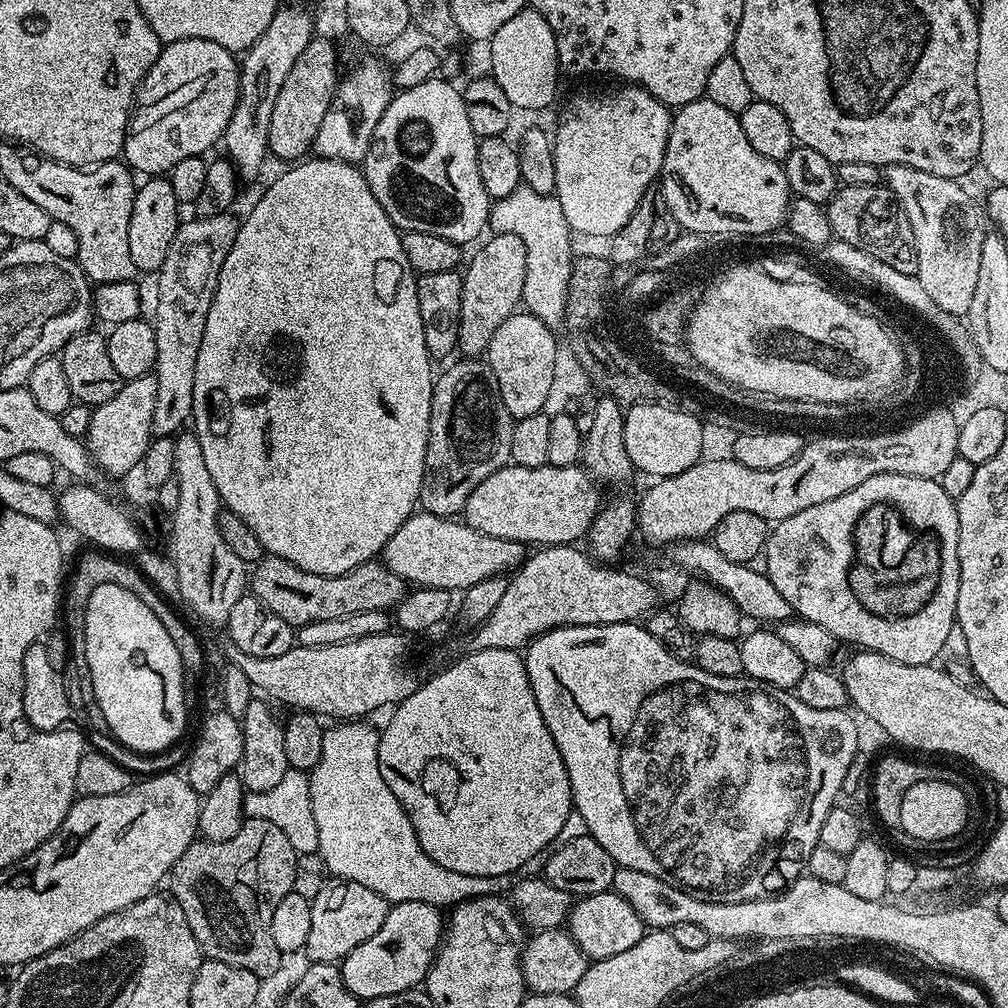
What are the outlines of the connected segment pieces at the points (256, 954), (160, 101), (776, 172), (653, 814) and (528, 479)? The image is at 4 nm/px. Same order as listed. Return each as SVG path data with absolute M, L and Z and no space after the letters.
M262 818L245 819L244 824L238 830L238 834L234 834L234 838L226 838L226 842L214 842L203 838L197 838L192 841L192 844L186 850L186 854L182 854L182 858L178 858L178 862L170 873L170 884L172 880L170 896L178 906L182 906L182 914L186 914L186 922L198 942L201 953L207 959L226 962L230 966L238 966L242 970L250 970L250 974L261 978L272 976L279 970L282 953L280 953L278 946L274 942L274 934L270 930L270 926L274 923L274 909L278 906L278 902L282 902L282 898L286 898L286 894L292 891L297 859L298 853L294 846L290 844L290 839L286 838L286 835L283 834L278 826L274 826L274 823L264 821Z
M182 38L165 43L160 49L154 66L140 82L134 97L134 107L128 117L128 134L124 138L123 163L133 173L168 174L182 158L204 156L224 138L226 126L230 126L230 114L238 102L240 89L240 64L226 46L210 42L206 38Z
M706 98L675 109L664 155L662 191L673 221L685 232L753 238L779 229L788 218L790 193L783 163L762 158L746 142L739 115Z
M636 622L631 624L599 624L598 626L555 628L549 632L544 632L541 636L535 637L527 645L523 657L524 665L530 678L530 686L534 690L534 698L538 702L538 710L542 710L542 718L558 746L558 754L562 754L562 762L566 766L566 774L570 778L573 809L578 814L582 814L582 818L586 821L586 826L588 827L588 835L596 839L598 846L602 846L602 850L606 850L606 854L610 854L610 858L614 858L616 865L621 868L629 868L630 870L642 870L642 874L650 874L654 878L662 878L662 882L666 882L675 888L680 888L686 894L690 894L699 900L705 900L706 902L730 902L731 904L769 899L783 892L795 880L805 875L808 859L810 858L810 850L814 850L820 842L822 822L826 822L826 814L830 814L830 810L837 807L838 800L836 800L836 795L841 795L844 779L846 778L846 770L850 770L850 762L854 762L854 758L861 751L860 732L856 729L855 722L847 716L849 713L845 709L814 710L814 706L806 706L806 702L798 699L795 691L787 688L775 688L766 682L752 680L746 675L722 678L718 674L710 674L706 670L702 670L699 663L674 658L671 650L665 648L660 641L654 639L649 634L647 627L641 626Z
M509 463L484 482L478 482L463 515L474 530L494 538L506 538L525 546L575 545L587 537L588 528L600 512L599 490L597 481L576 464L563 468L546 463L540 468L527 468Z

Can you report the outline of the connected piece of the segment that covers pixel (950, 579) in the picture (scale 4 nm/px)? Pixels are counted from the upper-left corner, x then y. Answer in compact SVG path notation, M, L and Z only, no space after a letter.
M893 472L874 474L866 478L866 482L854 486L854 490L838 498L830 498L830 502L818 502L818 506L810 506L810 510L802 510L802 514L779 521L769 531L768 546L762 554L766 558L770 582L774 582L778 594L790 602L793 613L799 619L822 626L822 630L830 630L837 641L844 643L845 640L848 644L856 644L852 646L857 649L877 652L903 664L932 664L935 656L945 651L947 634L952 624L956 623L958 602L958 510L956 501L948 497L946 490L942 490L939 479L927 480Z

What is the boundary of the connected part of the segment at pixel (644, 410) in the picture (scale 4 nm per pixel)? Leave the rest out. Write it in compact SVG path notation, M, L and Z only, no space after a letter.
M659 403L633 404L624 414L624 433L626 434L626 454L630 454L630 462L637 473L645 472L648 478L677 476L682 470L690 470L690 466L699 464L702 459L700 451L704 448L704 428L700 425L699 415L682 414L675 410L665 410Z

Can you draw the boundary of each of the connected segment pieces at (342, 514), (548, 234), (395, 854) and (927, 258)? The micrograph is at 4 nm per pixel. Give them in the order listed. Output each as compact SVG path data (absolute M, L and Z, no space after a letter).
M308 158L285 168L288 169L261 194L260 201L249 210L248 217L240 220L240 229L234 238L234 246L230 246L230 254L226 254L226 262L222 262L222 270L218 274L218 286L214 290L214 302L206 314L206 330L202 334L202 346L198 346L198 366L194 374L194 402L190 420L193 425L196 423L194 431L198 442L202 442L202 455L206 458L210 478L214 478L214 486L220 495L221 505L227 511L238 514L238 518L242 518L242 522L246 522L246 526L250 526L250 530L258 534L258 542L262 542L265 553L269 556L286 558L286 562L294 562L294 566L302 570L310 570L310 574L337 576L346 574L346 570L354 570L354 566L365 564L368 560L377 559L383 553L386 542L392 537L394 530L398 530L398 526L402 526L402 522L406 522L417 511L430 430L434 360L426 350L426 334L422 334L422 314L418 310L417 273L413 272L410 262L406 262L406 254L402 250L400 241L401 233L386 214L386 210L382 210L378 198L374 198L363 171L357 165L347 164L345 160L323 158Z
M521 186L514 194L506 194L506 198L489 207L488 228L493 233L518 234L518 238L522 238L522 246L526 246L523 307L546 327L559 329L565 323L564 311L574 261L574 236L566 222L566 214L562 214L560 201L555 195L538 194L538 190Z
M336 722L331 726L324 729L322 758L318 758L308 777L314 823L318 828L318 854L324 859L329 873L341 880L358 882L358 886L374 890L374 894L392 904L426 902L444 910L474 896L489 895L490 888L484 885L487 884L485 877L446 870L446 866L438 866L438 862L422 850L402 802L394 798L394 790L386 786L386 778L382 778L382 770L378 770L379 731L375 727L372 729L368 722Z
M889 164L883 169L883 179L900 199L906 210L906 218L910 218L910 230L914 230L914 246L918 250L918 270L916 277L921 280L922 287L930 297L952 315L967 317L970 302L974 302L974 286L978 286L978 262L982 258L982 242L988 237L990 221L986 208L963 188L960 180L938 178L938 174L926 174L926 170L914 170L914 166L898 166Z

